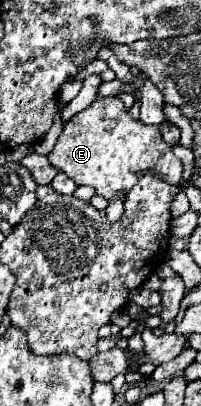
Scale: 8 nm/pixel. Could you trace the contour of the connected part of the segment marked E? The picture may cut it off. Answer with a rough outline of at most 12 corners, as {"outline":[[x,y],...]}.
{"outline":[[119,97],[69,119],[47,157],[77,185],[123,199],[147,171],[179,185],[159,127]]}

